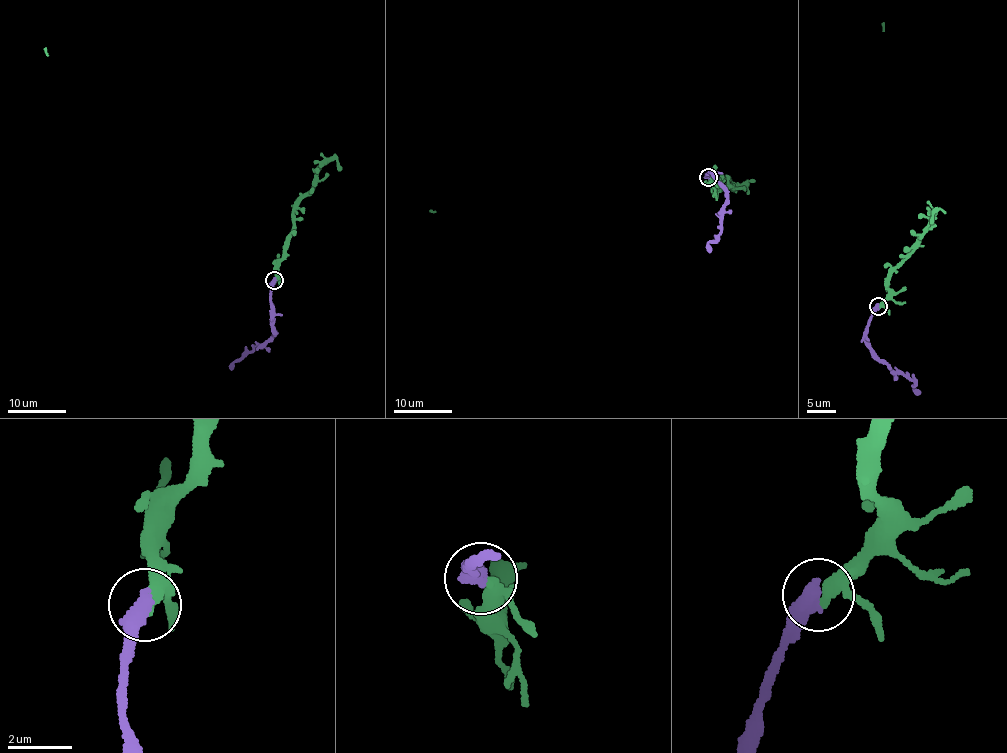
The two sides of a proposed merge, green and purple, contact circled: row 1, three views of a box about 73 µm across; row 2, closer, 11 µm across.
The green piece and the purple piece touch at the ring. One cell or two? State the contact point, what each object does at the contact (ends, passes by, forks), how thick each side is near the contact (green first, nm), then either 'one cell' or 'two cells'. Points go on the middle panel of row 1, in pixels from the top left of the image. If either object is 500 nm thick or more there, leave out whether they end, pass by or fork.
place (708, 177); calibres 300 and 550 nm; one cell

